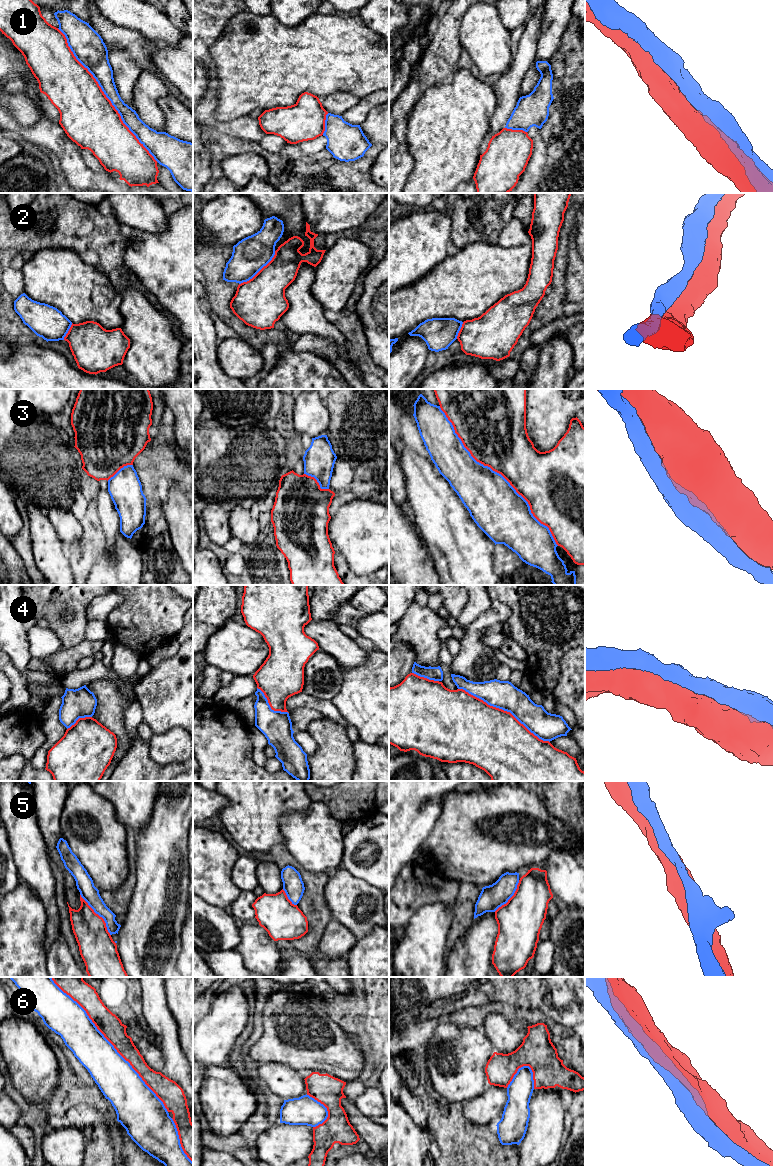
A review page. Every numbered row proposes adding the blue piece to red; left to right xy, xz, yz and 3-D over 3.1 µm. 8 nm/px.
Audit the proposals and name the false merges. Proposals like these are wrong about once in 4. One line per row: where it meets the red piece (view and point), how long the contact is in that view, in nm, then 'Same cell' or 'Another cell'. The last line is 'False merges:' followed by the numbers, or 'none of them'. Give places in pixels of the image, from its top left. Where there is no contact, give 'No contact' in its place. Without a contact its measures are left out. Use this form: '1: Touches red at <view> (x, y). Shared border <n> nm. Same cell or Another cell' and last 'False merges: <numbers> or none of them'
1: Touches red at xy (105, 95). Shared border 1350 nm. Same cell
2: Touches red at xz (260, 270). Shared border 400 nm. Same cell
3: Touches red at yz (498, 472). Shared border 1450 nm. Same cell
4: Touches red at yz (503, 710). Shared border 850 nm. Same cell
5: Touches red at xy (97, 914). Shared border 420 nm. Same cell
6: Touches red at xy (110, 1042). Shared border 1450 nm. Another cell
False merges: 6

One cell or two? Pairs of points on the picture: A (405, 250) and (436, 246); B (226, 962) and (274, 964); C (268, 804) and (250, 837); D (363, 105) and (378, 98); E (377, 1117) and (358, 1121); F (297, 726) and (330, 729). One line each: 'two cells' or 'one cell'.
A: one cell
B: one cell
C: one cell
D: one cell
E: two cells
F: two cells

